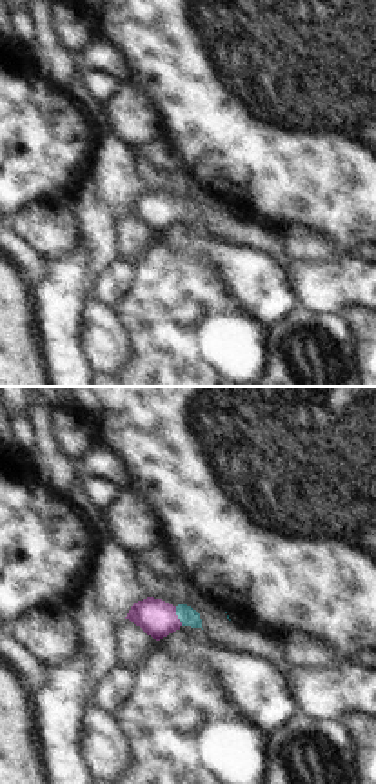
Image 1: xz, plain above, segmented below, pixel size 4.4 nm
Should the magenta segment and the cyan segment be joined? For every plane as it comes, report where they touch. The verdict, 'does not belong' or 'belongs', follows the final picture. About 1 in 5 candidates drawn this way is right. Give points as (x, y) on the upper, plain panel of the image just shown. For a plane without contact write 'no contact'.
meets magenta at (177, 209)

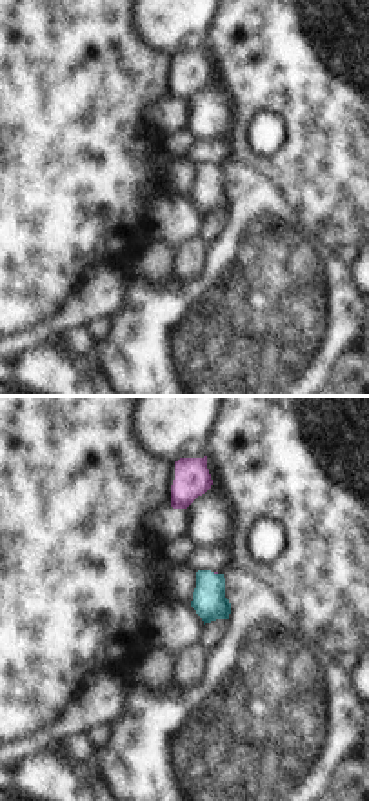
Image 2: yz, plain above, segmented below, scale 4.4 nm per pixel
no contact

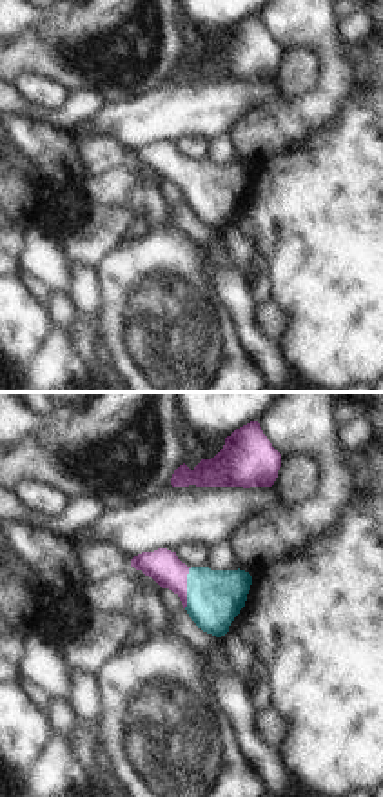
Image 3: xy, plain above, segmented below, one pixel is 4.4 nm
meets magenta at (186, 180)

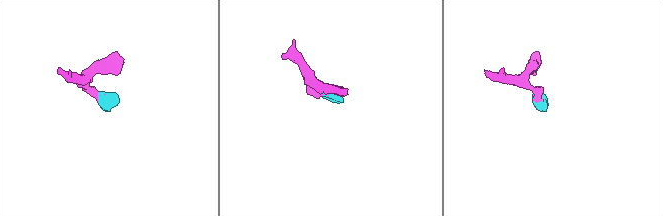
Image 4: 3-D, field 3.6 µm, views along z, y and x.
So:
belongs

